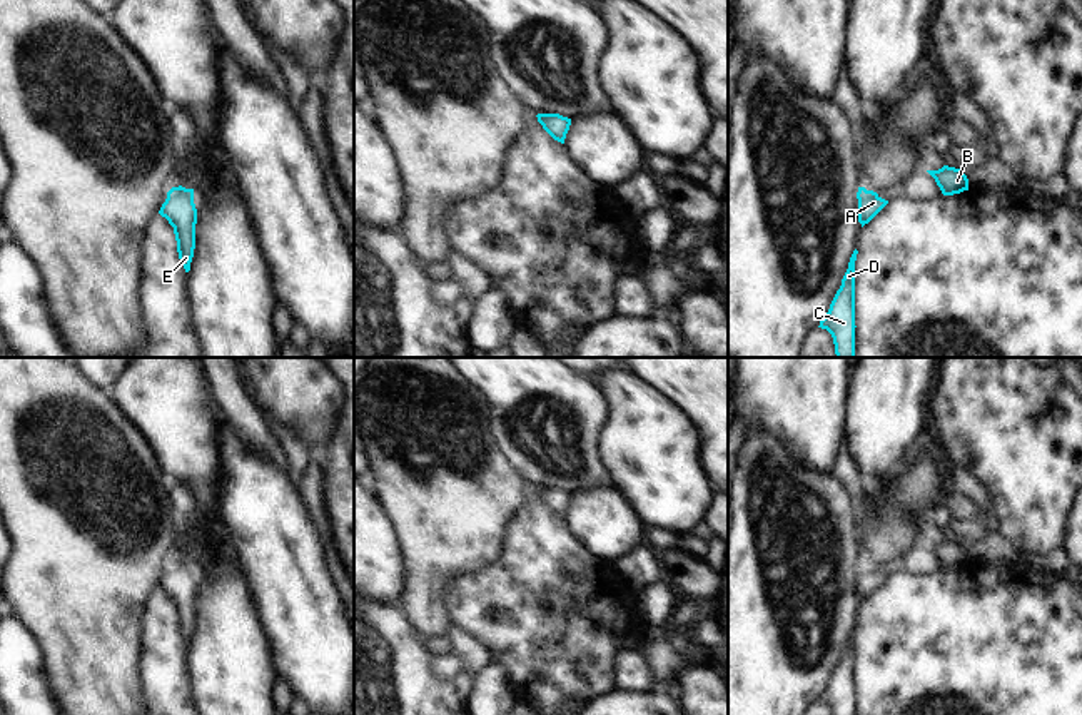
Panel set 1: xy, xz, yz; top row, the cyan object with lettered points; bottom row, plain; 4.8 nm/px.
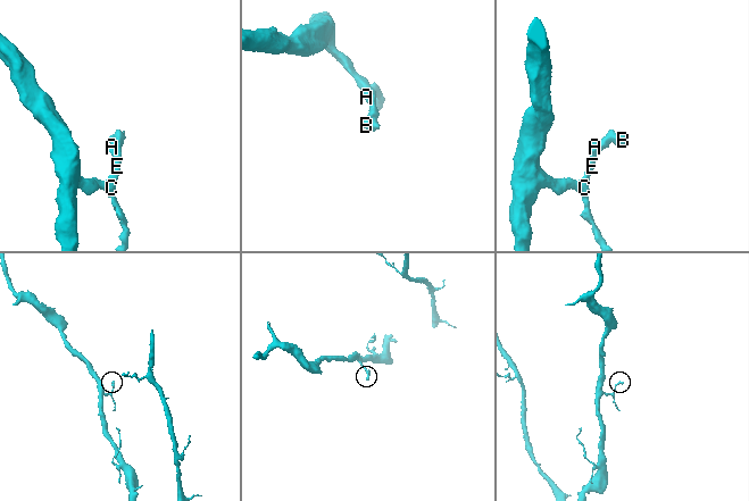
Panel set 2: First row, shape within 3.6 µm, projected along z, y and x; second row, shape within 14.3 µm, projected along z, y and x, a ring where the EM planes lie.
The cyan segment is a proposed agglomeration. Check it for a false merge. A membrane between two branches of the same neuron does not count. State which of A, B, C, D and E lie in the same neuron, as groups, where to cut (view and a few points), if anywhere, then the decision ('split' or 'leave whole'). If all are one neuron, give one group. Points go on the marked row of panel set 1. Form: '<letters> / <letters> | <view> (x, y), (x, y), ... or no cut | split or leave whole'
A B C D E | no cut | leave whole

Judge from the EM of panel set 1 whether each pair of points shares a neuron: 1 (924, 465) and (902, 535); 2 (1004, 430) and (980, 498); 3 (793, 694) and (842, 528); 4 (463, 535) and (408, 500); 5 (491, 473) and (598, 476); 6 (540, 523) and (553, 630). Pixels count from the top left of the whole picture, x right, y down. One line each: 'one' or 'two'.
1: one
2: two
3: one
4: one
5: two
6: one

